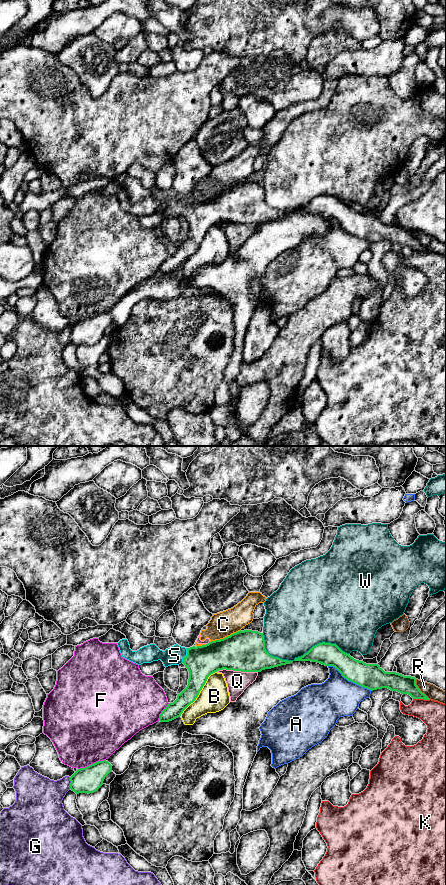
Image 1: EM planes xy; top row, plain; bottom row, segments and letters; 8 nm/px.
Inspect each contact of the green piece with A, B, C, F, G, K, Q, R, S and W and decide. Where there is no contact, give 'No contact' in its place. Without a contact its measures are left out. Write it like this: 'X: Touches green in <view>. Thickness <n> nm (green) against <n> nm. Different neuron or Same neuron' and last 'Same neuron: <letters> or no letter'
A: Touches green in xy. Thickness 200 nm (green) against 320 nm. Different neuron
B: Touches green in xy. Thickness 260 nm (green) against 240 nm. Different neuron
C: Touches green in xy. Thickness 320 nm (green) against 200 nm. Different neuron
F: Touches green in xy. Thickness 200 nm (green) against 500 nm. Different neuron
G: Touches green in xy. Thickness 200 nm (green) against 300 nm. Different neuron
K: Touches green in xy. Thickness 140 nm (green) against 280 nm. Different neuron
Q: Touches green in xy. Thickness 320 nm (green) against 170 nm. Different neuron
R: Touches green in xy. Thickness 150 nm (green) against 110 nm. Different neuron
S: Touches green in xy. Thickness 260 nm (green) against 150 nm. Same neuron
W: Touches green in xy. Thickness 180 nm (green) against 460 nm. Different neuron
Same neuron: S

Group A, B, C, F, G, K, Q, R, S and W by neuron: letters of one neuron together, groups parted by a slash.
A / B / C / F / G / K / Q / R / S / W

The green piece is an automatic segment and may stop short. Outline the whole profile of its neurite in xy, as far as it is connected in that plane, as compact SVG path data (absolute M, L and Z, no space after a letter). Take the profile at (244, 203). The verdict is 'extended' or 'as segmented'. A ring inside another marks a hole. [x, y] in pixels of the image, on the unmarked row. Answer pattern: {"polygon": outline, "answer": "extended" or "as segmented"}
{"polygon": "M240 182L197 199L185 200L176 196L165 203L154 195L132 203L127 191L120 192L117 197L123 210L138 217L161 212L165 219L183 215L188 221L187 239L162 263L160 274L180 269L196 252L208 229L219 222L261 224L293 214L270 207L265 201L263 185L252 182Z", "answer": "extended"}

